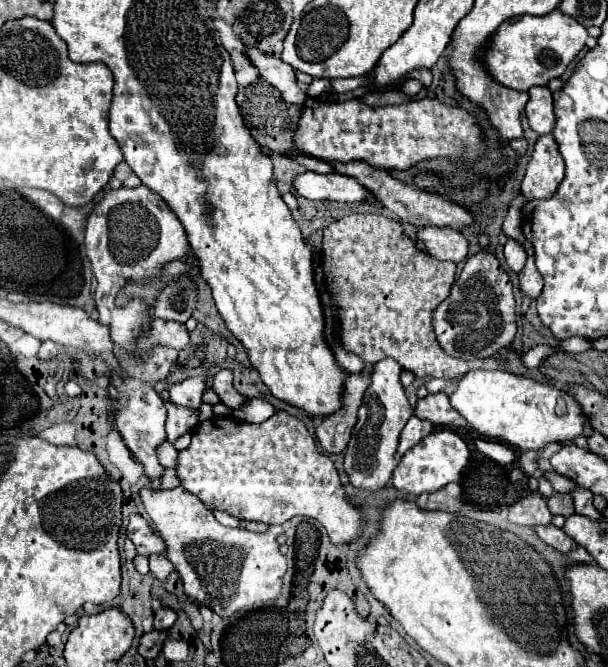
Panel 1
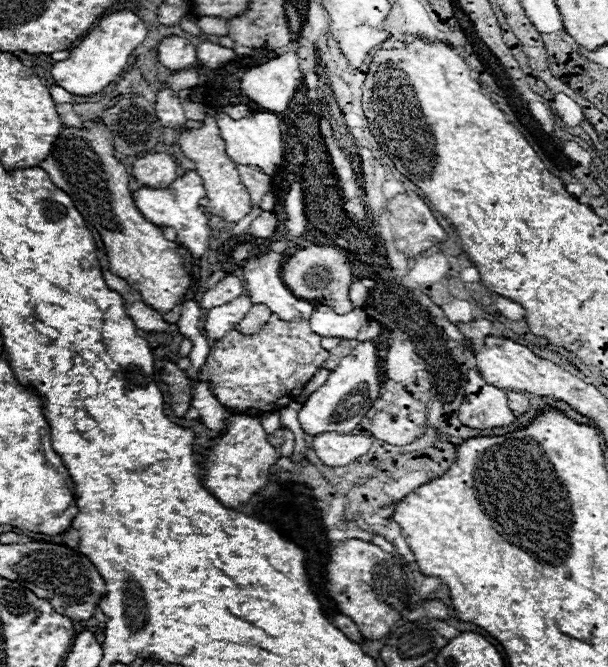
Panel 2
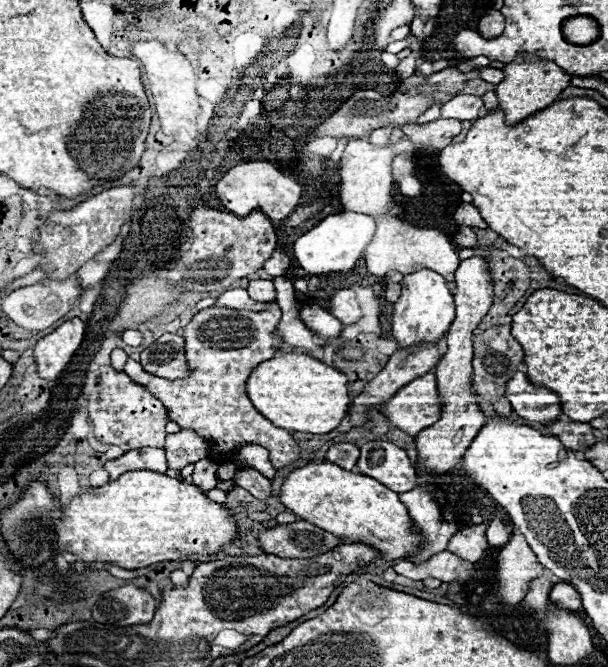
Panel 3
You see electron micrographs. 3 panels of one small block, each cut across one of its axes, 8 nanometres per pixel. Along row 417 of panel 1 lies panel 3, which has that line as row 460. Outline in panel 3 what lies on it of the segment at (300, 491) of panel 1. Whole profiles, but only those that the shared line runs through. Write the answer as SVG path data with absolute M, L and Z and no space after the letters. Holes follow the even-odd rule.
M274 304L272 310L248 312L230 308L204 308L186 326L186 358L194 368L192 376L176 380L158 378L146 372L139 362L126 360L124 372L146 386L168 410L168 418L178 422L180 428L196 430L206 442L210 442L212 460L234 460L234 452L248 442L262 444L270 452L274 468L282 468L300 458L300 448L290 432L270 424L256 412L246 394L246 376L260 362L272 358L282 348L282 338L276 334L280 310ZM230 340L230 342L222 342Z

